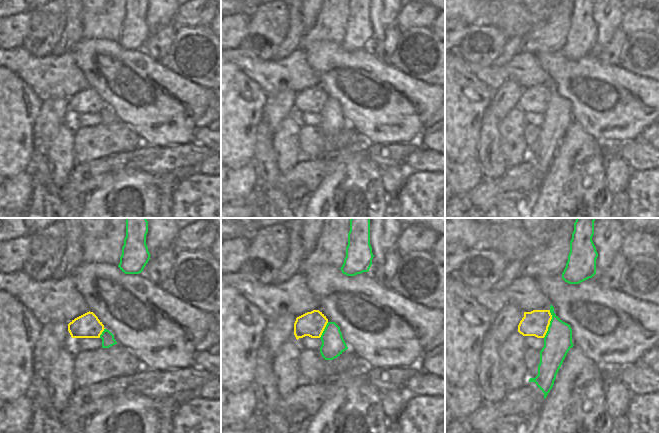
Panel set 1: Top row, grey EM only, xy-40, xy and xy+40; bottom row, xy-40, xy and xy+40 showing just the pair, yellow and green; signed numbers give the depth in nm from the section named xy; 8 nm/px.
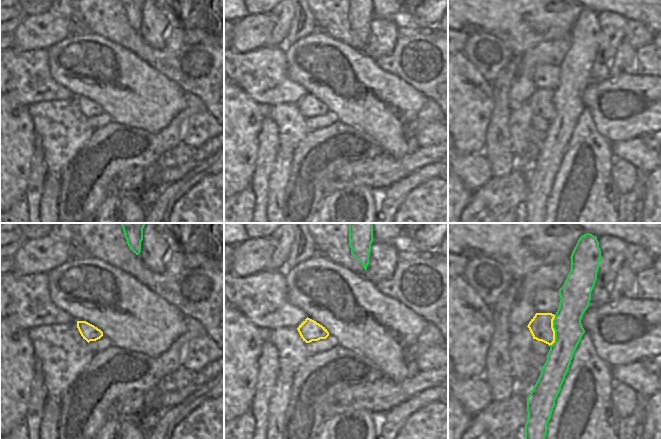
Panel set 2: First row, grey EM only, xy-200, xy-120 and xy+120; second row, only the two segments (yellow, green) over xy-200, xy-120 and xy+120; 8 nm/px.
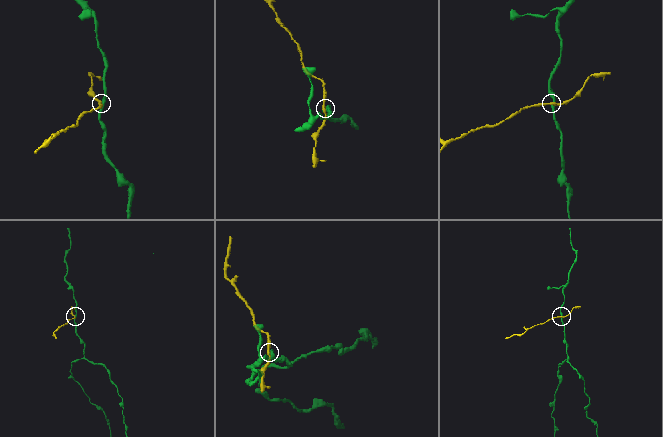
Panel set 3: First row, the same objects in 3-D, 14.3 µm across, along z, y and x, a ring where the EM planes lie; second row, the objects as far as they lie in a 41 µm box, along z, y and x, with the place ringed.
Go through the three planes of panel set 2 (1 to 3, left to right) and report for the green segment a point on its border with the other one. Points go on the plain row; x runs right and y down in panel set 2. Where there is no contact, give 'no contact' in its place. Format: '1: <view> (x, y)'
1: no contact
2: no contact
3: xy+120 (554, 107)

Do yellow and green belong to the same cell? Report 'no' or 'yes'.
no

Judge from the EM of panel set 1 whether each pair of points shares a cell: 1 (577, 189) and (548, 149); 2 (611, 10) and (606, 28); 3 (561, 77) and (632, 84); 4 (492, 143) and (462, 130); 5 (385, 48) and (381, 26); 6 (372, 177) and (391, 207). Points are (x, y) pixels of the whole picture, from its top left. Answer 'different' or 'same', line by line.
1: same
2: same
3: same
4: different
5: different
6: different

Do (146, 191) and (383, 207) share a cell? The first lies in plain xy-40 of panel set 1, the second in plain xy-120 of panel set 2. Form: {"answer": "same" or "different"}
{"answer": "different"}

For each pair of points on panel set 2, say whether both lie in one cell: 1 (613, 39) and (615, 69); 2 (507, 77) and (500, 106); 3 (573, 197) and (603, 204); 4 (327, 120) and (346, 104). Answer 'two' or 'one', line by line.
1: two
2: one
3: one
4: two

